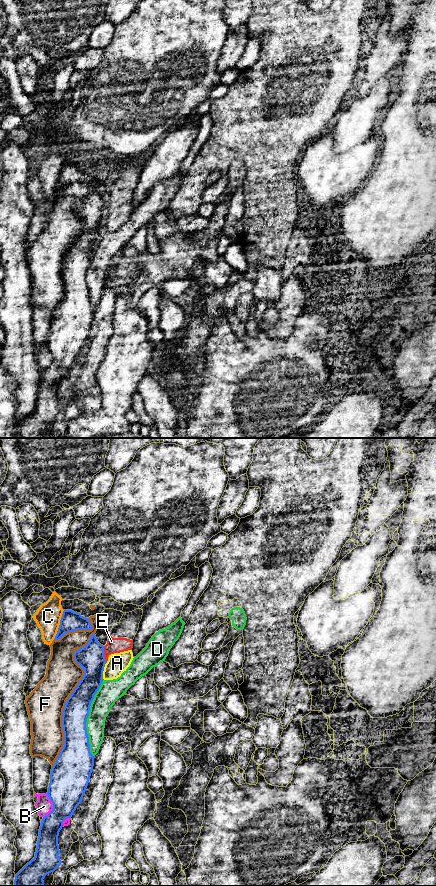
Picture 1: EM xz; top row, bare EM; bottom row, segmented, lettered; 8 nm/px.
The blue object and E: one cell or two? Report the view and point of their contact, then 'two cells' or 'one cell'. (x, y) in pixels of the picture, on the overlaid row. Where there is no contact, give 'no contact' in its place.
contact xz (103, 654); two cells

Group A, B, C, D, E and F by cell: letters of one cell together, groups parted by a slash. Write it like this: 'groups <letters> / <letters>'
groups A E / B / C / D / F

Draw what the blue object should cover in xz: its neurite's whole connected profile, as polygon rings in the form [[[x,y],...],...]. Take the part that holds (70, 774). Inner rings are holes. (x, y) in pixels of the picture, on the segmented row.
[[[95,634],[91,636],[86,646],[74,652],[74,660],[84,669],[84,676],[67,699],[63,709],[64,746],[51,769],[47,792],[53,803],[53,810],[43,817],[35,857],[15,875],[14,886],[44,886],[45,876],[54,872],[61,865],[58,845],[59,832],[63,827],[63,822],[72,817],[81,803],[93,770],[95,756],[90,752],[86,722],[91,703],[104,680],[103,671],[106,664],[104,646],[98,642]]]

